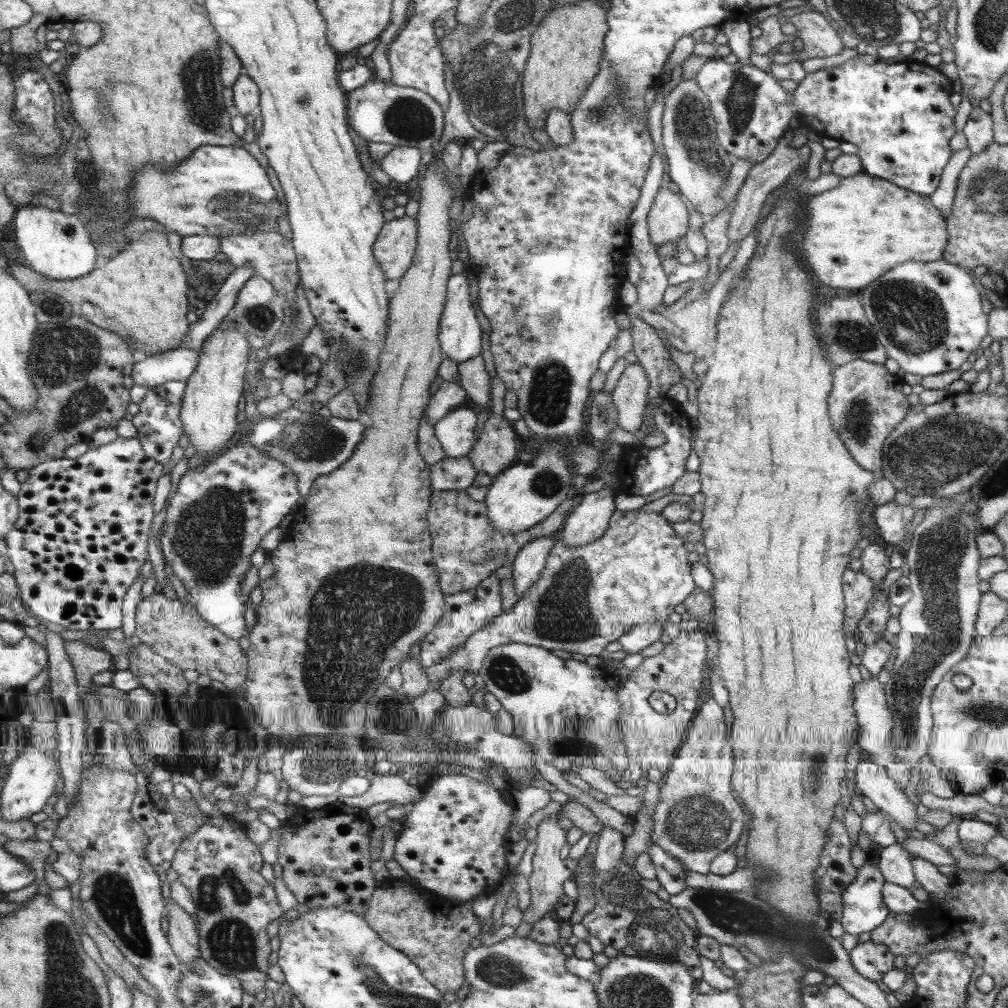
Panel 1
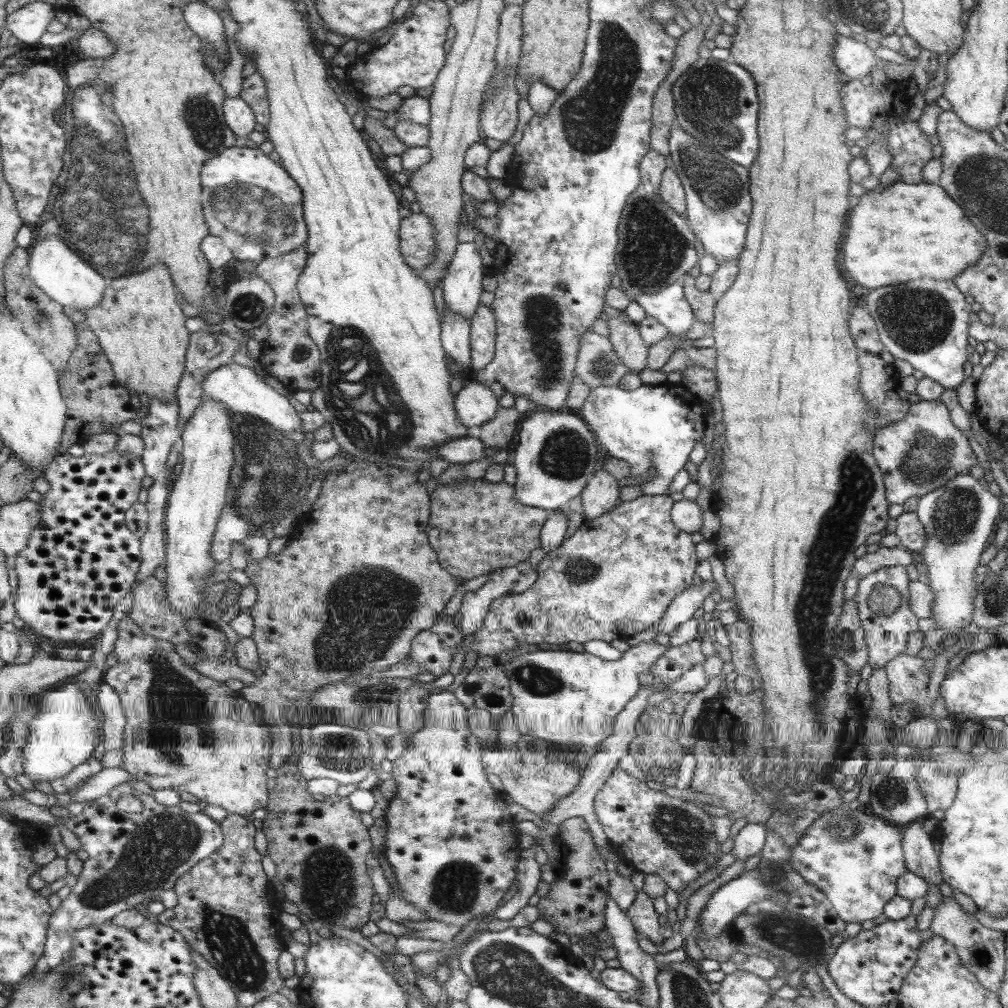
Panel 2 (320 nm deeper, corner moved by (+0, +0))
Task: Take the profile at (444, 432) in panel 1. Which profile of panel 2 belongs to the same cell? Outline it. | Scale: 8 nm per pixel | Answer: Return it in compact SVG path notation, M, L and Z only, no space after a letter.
M469 380L454 396L454 409L463 426L475 432L479 425L495 416L499 407L497 399L494 392L482 383Z

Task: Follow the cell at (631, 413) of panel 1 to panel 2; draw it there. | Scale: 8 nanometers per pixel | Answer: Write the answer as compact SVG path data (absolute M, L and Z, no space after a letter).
M606 318L609 342L615 354L628 368L628 372L638 374L645 366L647 346L638 334L634 324L626 324L617 318Z

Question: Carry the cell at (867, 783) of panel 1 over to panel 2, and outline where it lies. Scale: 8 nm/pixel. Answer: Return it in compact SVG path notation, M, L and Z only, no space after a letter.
M921 819L904 826L902 850L905 852L906 871L923 880L925 885L939 886L942 881L938 854L931 846L933 838L921 829Z

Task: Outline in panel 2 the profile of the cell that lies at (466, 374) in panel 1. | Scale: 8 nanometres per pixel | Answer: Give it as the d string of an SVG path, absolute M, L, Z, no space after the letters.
M479 303L470 323L469 346L470 366L469 373L478 371L486 365L494 355L494 340L496 337L495 318L489 305Z

